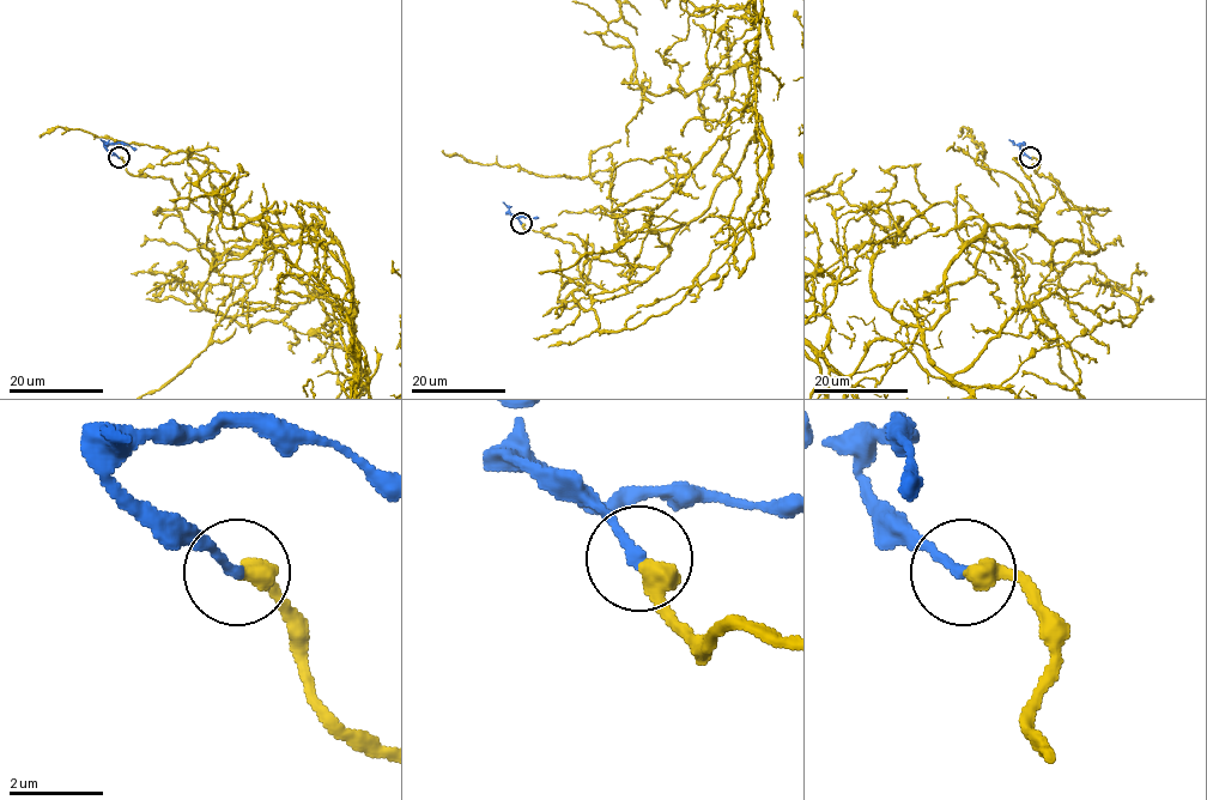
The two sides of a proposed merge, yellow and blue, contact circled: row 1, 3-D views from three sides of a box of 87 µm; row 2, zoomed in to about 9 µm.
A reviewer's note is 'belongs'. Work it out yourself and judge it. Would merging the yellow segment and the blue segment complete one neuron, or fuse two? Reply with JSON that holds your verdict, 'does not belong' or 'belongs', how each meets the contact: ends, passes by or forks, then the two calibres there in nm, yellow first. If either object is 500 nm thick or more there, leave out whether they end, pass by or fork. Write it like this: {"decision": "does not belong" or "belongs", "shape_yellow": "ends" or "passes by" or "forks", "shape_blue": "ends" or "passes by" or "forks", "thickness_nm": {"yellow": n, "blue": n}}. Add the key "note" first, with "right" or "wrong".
{"note": "right", "decision": "belongs", "shape_yellow": "ends", "shape_blue": "ends", "thickness_nm": {"yellow": 460, "blue": 240}}

